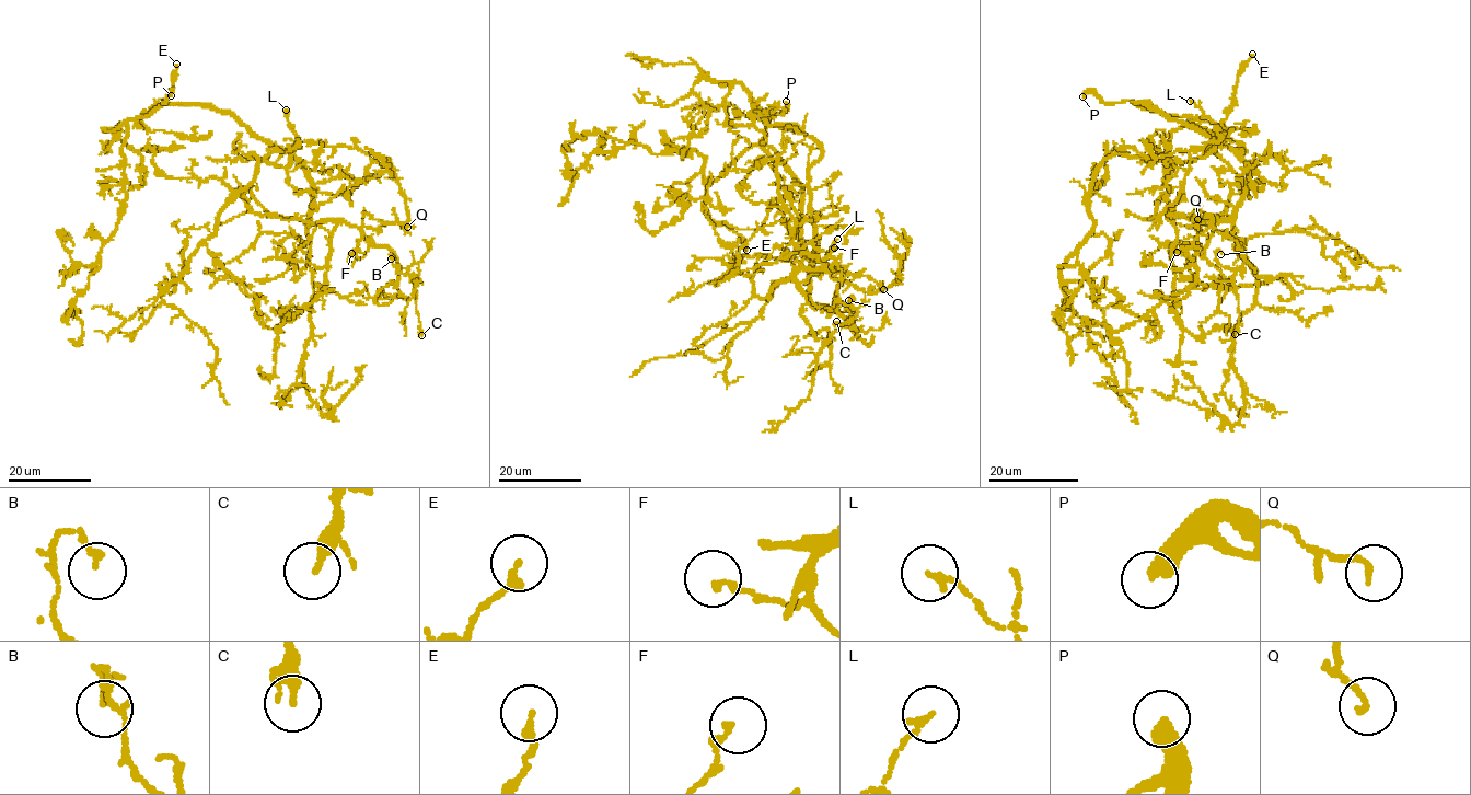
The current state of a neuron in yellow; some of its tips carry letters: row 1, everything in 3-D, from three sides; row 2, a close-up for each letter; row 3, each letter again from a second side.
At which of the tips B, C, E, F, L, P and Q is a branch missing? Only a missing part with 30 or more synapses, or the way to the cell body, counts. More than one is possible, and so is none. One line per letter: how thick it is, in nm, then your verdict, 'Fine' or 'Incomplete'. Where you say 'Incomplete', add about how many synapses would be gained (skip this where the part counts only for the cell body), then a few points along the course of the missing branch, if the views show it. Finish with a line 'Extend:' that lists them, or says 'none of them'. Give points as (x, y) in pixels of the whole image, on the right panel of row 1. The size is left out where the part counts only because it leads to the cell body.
B: Thickness 150 nm. Fine
C: Thickness 320 nm. Fine
E: Thickness 240 nm. Fine
F: Thickness 190 nm. Fine
L: Thickness 160 nm. Fine
P: Thickness 360 nm. Incomplete. Course of what is missing: (1083, 96), (1075, 110), (1058, 116), (1053, 103), (1047, 100)
Q: Thickness 160 nm. Fine
Extend: P

